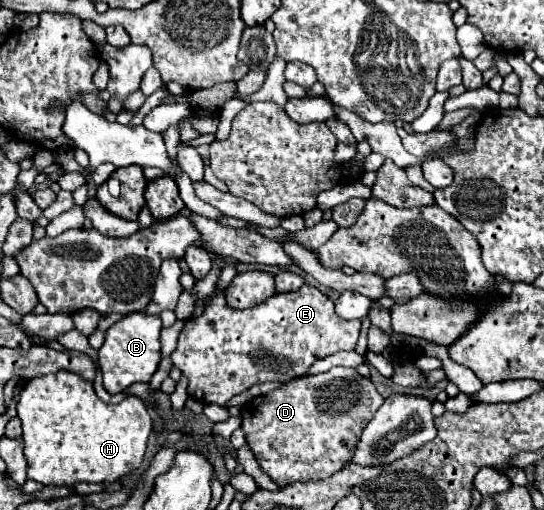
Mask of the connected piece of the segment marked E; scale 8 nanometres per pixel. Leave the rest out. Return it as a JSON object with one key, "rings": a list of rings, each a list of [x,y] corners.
{"rings":[[[303,285],[299,291],[291,293],[277,293],[269,301],[255,305],[251,309],[231,309],[227,305],[225,289],[217,291],[205,301],[205,309],[199,317],[191,317],[185,321],[177,349],[171,353],[171,361],[177,369],[181,369],[181,375],[189,379],[187,393],[195,401],[201,403],[217,403],[221,407],[227,405],[227,401],[245,389],[265,383],[265,381],[289,381],[295,377],[301,377],[309,371],[309,367],[327,355],[333,355],[337,351],[351,351],[357,345],[361,321],[347,321],[341,319],[333,311],[331,299],[321,293],[313,285]]]}

